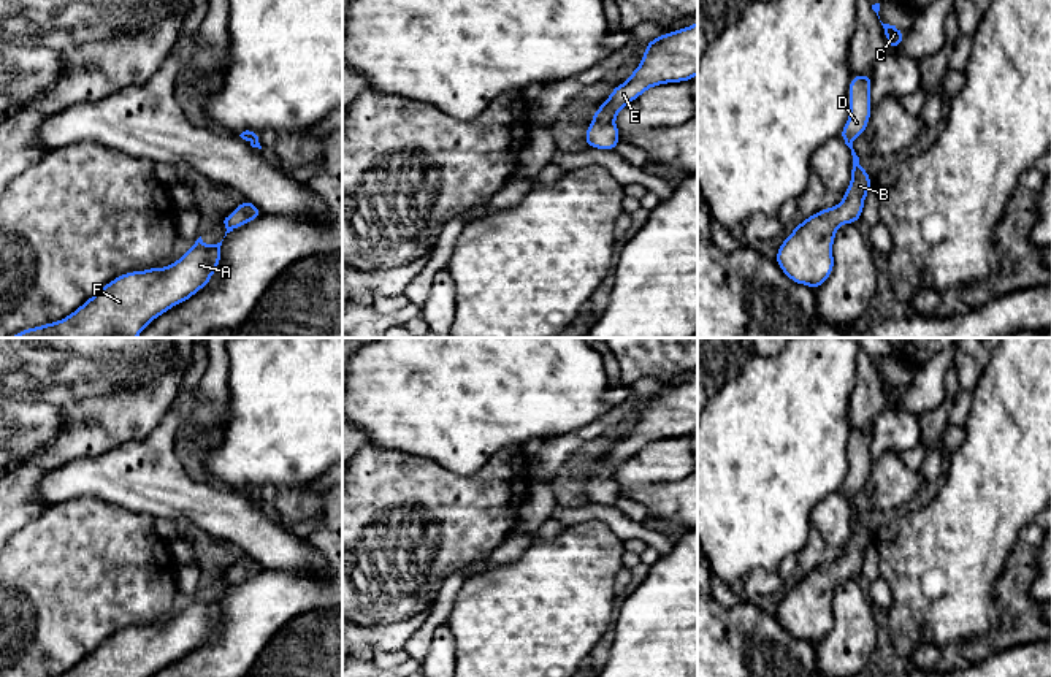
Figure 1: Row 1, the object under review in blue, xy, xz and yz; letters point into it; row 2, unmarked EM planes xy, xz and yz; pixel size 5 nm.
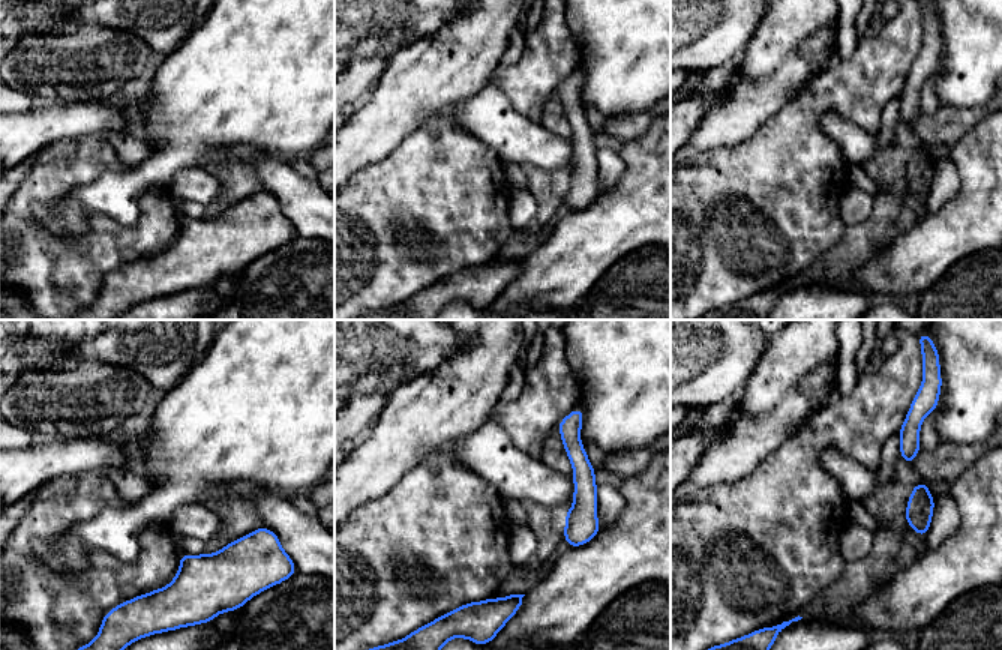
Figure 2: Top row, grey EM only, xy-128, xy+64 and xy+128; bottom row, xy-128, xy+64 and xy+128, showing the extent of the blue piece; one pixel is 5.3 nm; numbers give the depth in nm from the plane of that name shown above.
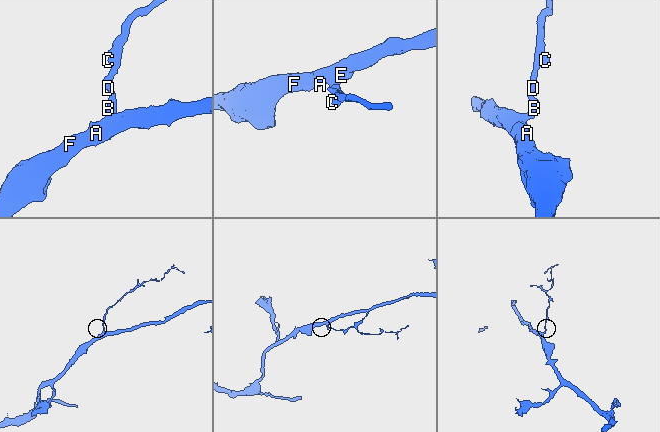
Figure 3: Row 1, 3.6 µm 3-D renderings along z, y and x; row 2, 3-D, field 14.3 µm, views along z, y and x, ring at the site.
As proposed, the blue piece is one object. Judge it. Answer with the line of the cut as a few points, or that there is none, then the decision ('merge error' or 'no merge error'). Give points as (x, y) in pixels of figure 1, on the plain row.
no cut | no merge error

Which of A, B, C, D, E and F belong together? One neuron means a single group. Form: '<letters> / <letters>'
A B C D E F

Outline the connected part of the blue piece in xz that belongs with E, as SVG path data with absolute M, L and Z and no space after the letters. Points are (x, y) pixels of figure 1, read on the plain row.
M697 377L680 385L664 388L648 396L642 417L631 428L625 439L617 439L602 461L599 461L591 474L591 480L585 487L585 499L588 503L613 506L620 498L620 485L613 480L617 469L633 455L640 452L647 444L667 438L691 436L697 430Z

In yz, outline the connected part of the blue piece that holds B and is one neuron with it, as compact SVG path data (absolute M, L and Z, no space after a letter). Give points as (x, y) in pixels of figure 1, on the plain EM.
M858 430L850 434L850 472L840 493L851 504L851 537L839 561L826 563L802 576L777 606L775 617L796 639L818 645L832 629L832 599L842 579L854 579L862 572L867 547L873 542L867 525L859 518L853 496L866 488L872 468L872 430Z

